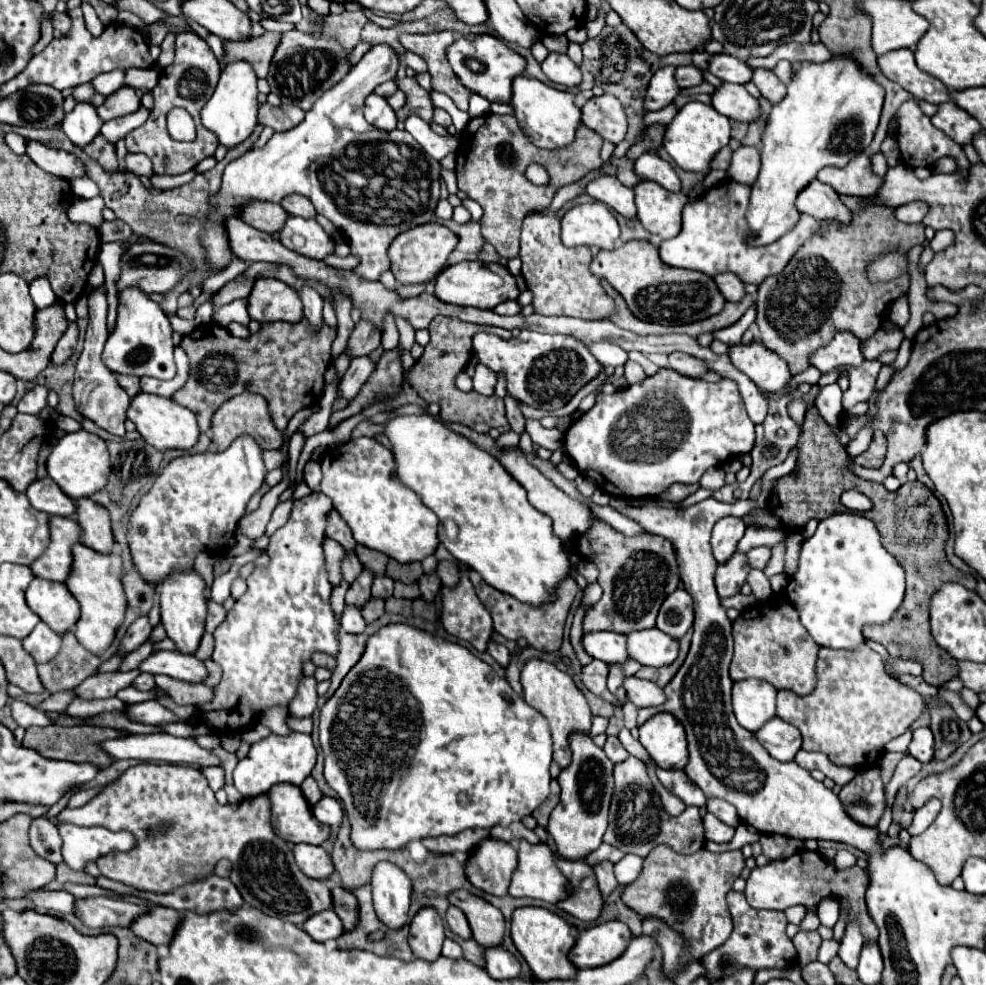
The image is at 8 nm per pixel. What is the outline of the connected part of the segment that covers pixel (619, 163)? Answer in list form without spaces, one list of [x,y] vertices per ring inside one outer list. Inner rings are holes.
[[[620,156],[620,158],[612,158],[612,164],[618,168],[616,178],[618,178],[624,186],[634,188],[634,186],[640,182],[640,176],[634,172],[634,160],[628,160],[626,156]]]

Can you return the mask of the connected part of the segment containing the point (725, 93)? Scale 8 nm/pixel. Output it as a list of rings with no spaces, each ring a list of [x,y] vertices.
[[[720,84],[712,94],[712,106],[718,114],[736,122],[752,122],[760,114],[758,100],[752,98],[744,86]]]

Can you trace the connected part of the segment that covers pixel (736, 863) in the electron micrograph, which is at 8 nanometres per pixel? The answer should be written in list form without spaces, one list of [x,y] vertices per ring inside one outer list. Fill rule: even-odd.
[[[656,846],[644,860],[642,874],[624,888],[622,902],[634,910],[640,920],[658,918],[686,940],[686,948],[680,956],[682,966],[692,960],[700,962],[732,934],[732,918],[728,914],[726,894],[744,870],[744,862],[746,858],[740,850],[714,854],[702,848],[696,854],[682,856],[674,850],[668,850],[668,846]]]

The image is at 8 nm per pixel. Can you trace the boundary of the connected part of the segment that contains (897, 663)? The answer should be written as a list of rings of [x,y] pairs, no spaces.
[[[890,658],[888,670],[898,672],[898,674],[912,674],[912,676],[920,676],[922,674],[922,668],[918,666],[918,662],[902,660],[902,658]]]

